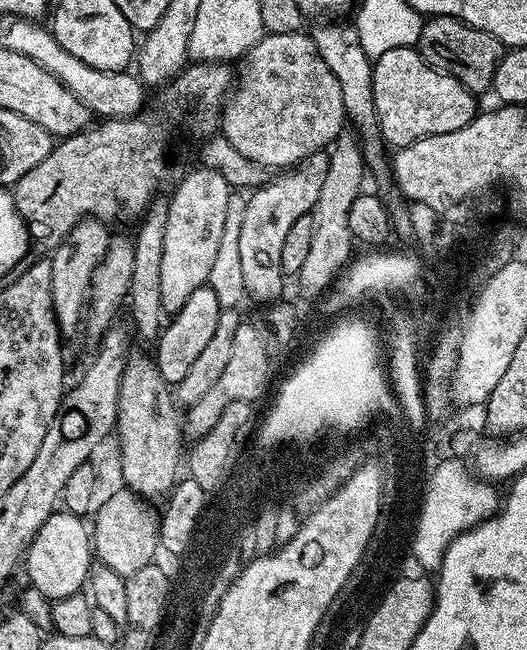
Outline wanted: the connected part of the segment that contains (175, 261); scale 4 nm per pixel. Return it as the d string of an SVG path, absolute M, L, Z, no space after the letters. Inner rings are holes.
M203 166L196 169L176 188L168 200L166 243L162 249L162 306L165 313L175 314L186 306L194 290L205 287L214 266L214 257L222 242L222 226L226 226L226 202L232 187L218 174Z

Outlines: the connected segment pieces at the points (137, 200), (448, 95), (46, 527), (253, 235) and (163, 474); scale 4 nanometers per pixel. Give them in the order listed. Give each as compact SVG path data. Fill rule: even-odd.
M199 62L189 63L188 67L171 81L163 89L164 92L164 105L157 110L157 116L144 116L145 114L137 114L135 116L125 116L123 118L104 118L99 122L100 124L93 123L91 126L84 129L83 132L76 132L72 136L63 137L53 147L50 154L46 154L46 158L42 158L42 162L38 162L38 166L34 166L34 170L30 170L26 174L22 174L22 178L17 180L14 187L11 189L14 199L16 199L17 210L21 214L21 218L27 221L28 224L37 223L43 224L48 227L50 232L50 240L44 240L46 244L39 246L37 251L42 254L50 254L55 251L55 246L52 242L59 245L61 241L68 236L68 232L71 228L79 222L79 220L93 219L103 220L105 222L113 222L112 220L133 220L133 222L139 221L143 217L144 213L148 211L148 207L152 204L153 200L157 199L160 187L167 182L172 176L172 143L176 140L176 124L180 124L188 116L188 132L192 136L200 136L199 138L207 138L217 135L218 129L222 124L222 117L224 115L224 106L226 103L226 97L229 95L230 89L234 84L234 72L232 72L227 63L223 64L202 64Z
M385 47L372 66L374 110L378 114L380 136L393 149L404 148L424 136L462 130L478 114L477 97L458 78L426 63L415 47Z
M57 510L53 512L46 522L38 530L38 534L28 544L26 553L26 564L28 560L28 580L27 583L33 588L42 590L48 600L61 600L70 598L70 594L81 591L88 583L88 571L92 569L94 563L94 549L90 535L89 525L76 516L73 512L67 510Z
M327 151L312 152L299 164L273 175L268 183L255 189L248 196L238 242L238 255L242 262L244 291L251 299L253 296L254 299L261 300L261 305L271 305L285 295L283 292L286 277L282 270L282 245L296 219L309 215L318 202L322 182L326 182L328 157Z
M133 351L129 355L122 370L118 406L120 409L116 415L114 432L117 437L120 435L120 472L124 475L123 483L144 498L167 497L182 472L186 432L182 427L182 412L176 403L173 389L164 381L155 359L150 358L149 353L147 356L144 352Z

